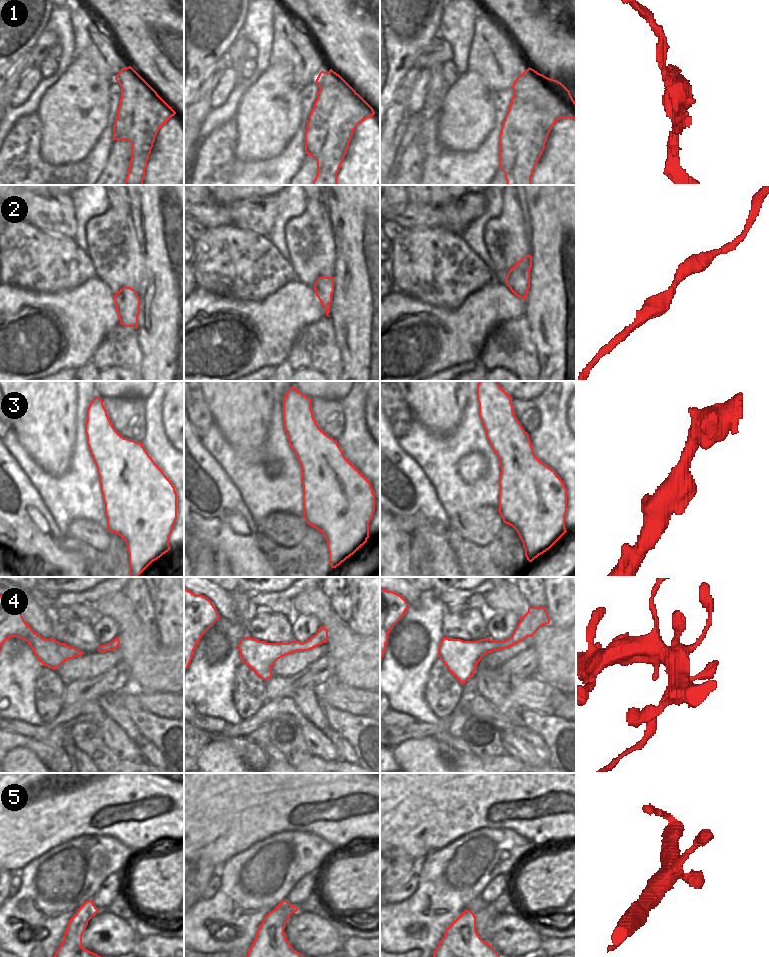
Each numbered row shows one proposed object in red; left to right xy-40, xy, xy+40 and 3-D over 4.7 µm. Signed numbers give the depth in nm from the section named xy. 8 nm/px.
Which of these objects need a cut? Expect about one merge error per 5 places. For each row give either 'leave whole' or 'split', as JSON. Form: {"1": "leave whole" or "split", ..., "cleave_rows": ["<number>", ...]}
{"1": "split", "2": "leave whole", "3": "leave whole", "4": "leave whole", "5": "leave whole", "cleave_rows": ["1"]}

